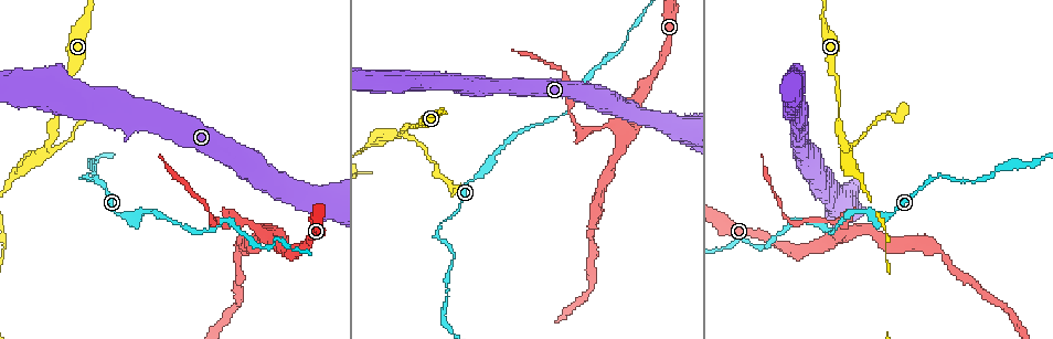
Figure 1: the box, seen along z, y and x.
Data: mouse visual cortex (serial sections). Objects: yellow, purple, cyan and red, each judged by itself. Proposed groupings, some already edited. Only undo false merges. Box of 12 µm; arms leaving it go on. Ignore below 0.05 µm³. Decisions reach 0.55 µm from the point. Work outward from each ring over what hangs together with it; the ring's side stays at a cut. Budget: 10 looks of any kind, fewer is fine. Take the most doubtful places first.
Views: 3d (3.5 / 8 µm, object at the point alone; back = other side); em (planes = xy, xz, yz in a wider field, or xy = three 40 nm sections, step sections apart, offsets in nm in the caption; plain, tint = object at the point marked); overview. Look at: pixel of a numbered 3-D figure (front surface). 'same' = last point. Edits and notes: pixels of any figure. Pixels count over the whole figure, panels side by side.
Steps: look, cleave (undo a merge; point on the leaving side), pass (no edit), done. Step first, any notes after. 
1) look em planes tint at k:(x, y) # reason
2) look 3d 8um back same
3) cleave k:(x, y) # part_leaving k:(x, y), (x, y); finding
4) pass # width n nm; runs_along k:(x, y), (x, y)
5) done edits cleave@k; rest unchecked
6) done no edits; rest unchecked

look 3d 3.5um back at 1:(404, 132) # three-way junction

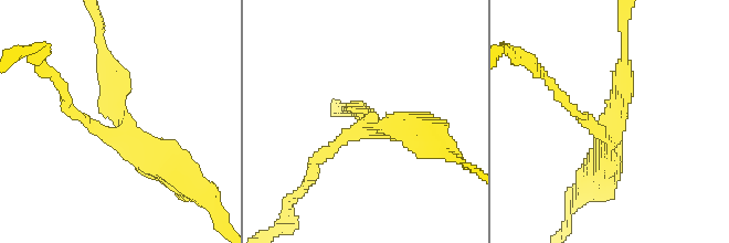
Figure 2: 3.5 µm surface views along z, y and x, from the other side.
look em xy step 5 tint at 2:(370, 125) # arms 3; arm_widths 150, 250, 400 nm

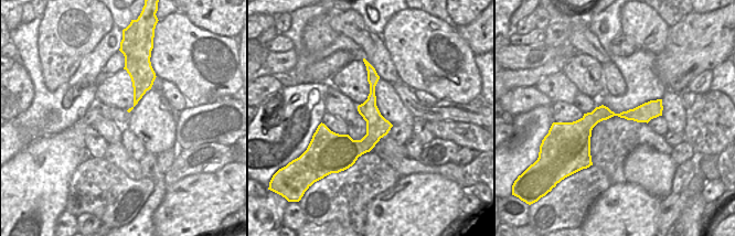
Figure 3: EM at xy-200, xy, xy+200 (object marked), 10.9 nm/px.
pass # runs_along 3:(659, 103), (642, 114), (599, 114), (584, 147); one cell here

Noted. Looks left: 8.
look 3d 8um back at 1:(586, 131) # abrupt turn

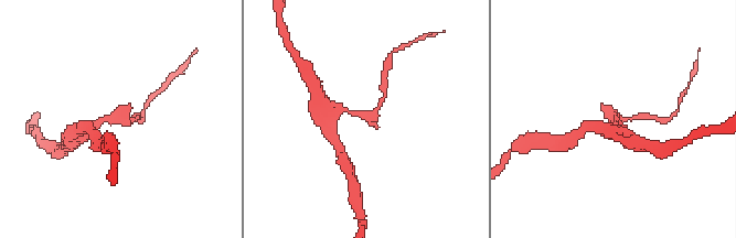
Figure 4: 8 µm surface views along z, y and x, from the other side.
look em xy step 5 tint at 4:(365, 115) # now the EM

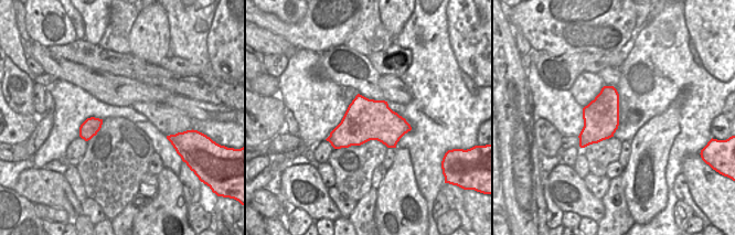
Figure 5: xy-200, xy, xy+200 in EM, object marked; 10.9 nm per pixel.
pass # width 460 nm; runs_along 4:(338, 110), (368, 116), (379, 106), (384, 90); one cell here

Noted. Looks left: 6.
look 3d 8um at 1:(943, 175) # sharp bend

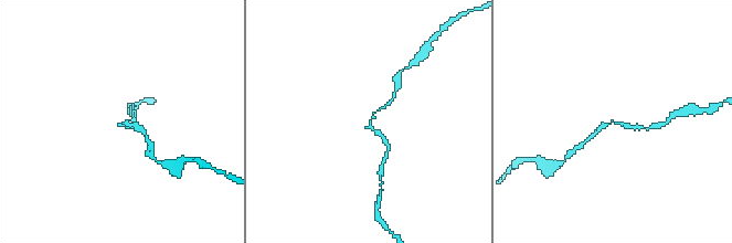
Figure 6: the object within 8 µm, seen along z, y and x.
look 3d 3.5um at 6:(121, 125)

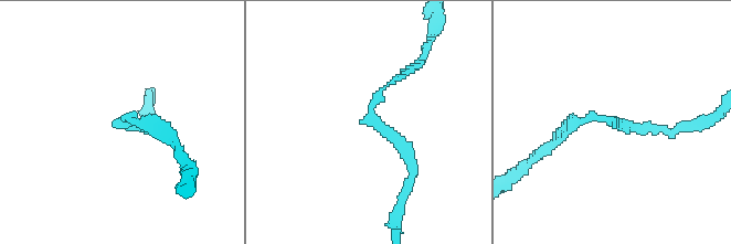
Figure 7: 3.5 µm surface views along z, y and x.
look em xy step 5 tint at 7:(123, 120) # arm_widths 150, 200 nm; shape alone is not enough

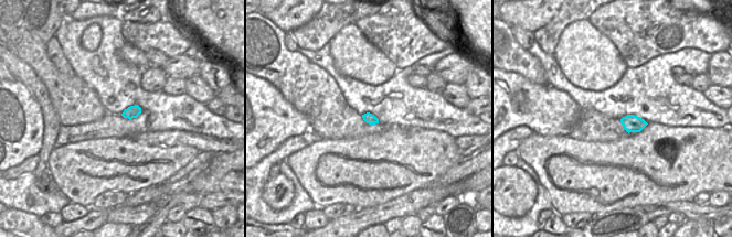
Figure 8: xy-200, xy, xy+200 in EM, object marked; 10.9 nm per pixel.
pass # runs_along 7:(553, 142), (588, 118), (658, 128); one cell here

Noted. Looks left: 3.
look 3d 3.5um at 1:(88, 17) # thick turns thin

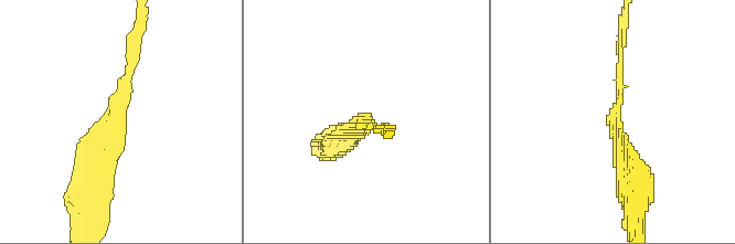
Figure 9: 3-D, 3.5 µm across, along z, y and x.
look em xy step 1 tint at 9:(119, 114) # arm_widths 150, 350 nm; now the EM

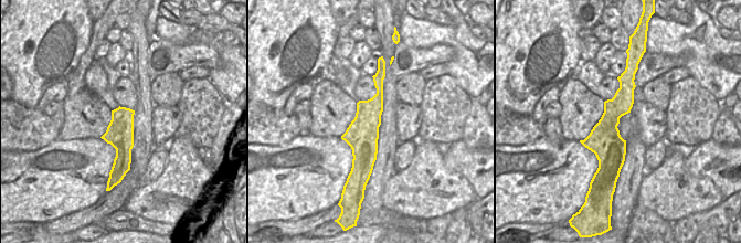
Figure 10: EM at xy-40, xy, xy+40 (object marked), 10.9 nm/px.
pass # runs_along 9:(92, 191), (136, 65); one cell here

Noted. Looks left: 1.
done no edits; rest unchecked

